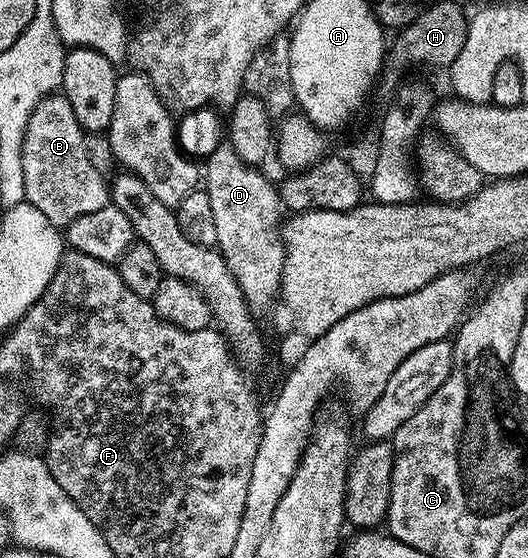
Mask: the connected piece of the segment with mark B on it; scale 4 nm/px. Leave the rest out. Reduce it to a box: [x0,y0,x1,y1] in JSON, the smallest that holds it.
[23,92,111,228]

